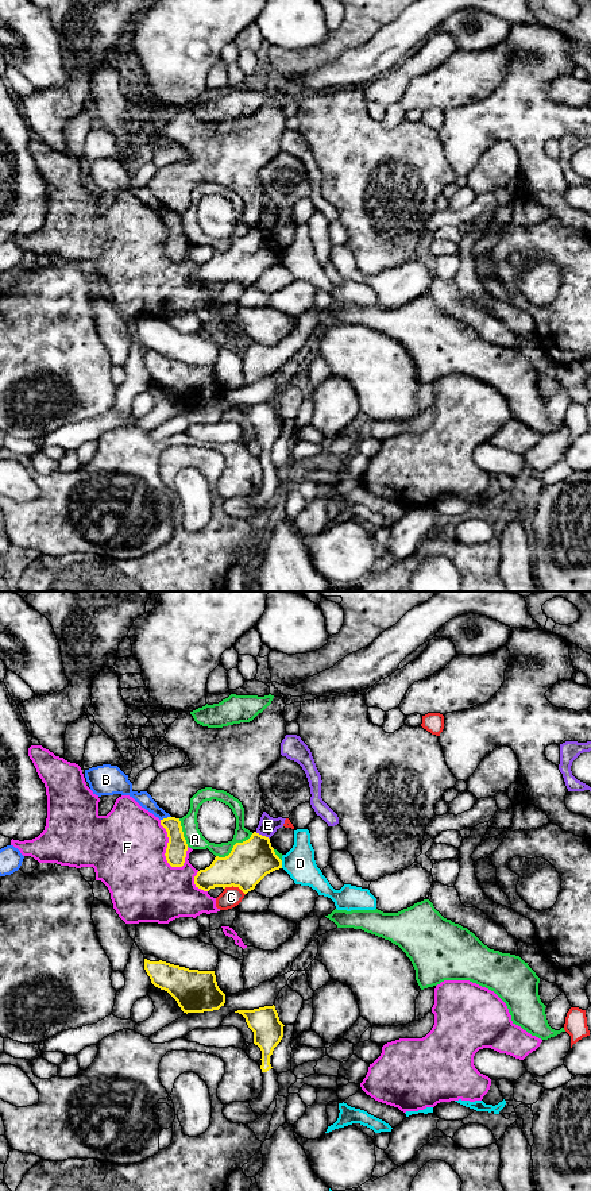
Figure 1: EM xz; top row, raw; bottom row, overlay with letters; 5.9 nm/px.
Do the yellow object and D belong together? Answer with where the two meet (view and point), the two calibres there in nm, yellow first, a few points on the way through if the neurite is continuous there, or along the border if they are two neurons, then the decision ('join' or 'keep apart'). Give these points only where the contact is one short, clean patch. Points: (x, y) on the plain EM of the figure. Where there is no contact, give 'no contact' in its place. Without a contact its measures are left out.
meets yellow in xz at (281, 259); 260 nm thick on the yellow side, 180 nm on the other; border along xz (281, 255), (282, 262); keep apart

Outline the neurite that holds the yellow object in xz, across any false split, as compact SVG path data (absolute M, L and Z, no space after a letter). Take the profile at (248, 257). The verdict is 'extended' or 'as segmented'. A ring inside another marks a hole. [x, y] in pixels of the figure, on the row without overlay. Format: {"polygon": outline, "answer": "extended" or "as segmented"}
{"polygon": "M256 227L243 238L236 238L225 253L216 251L209 262L194 271L196 282L209 286L215 282L239 282L244 289L270 267L282 263L270 234Z", "answer": "as segmented"}

